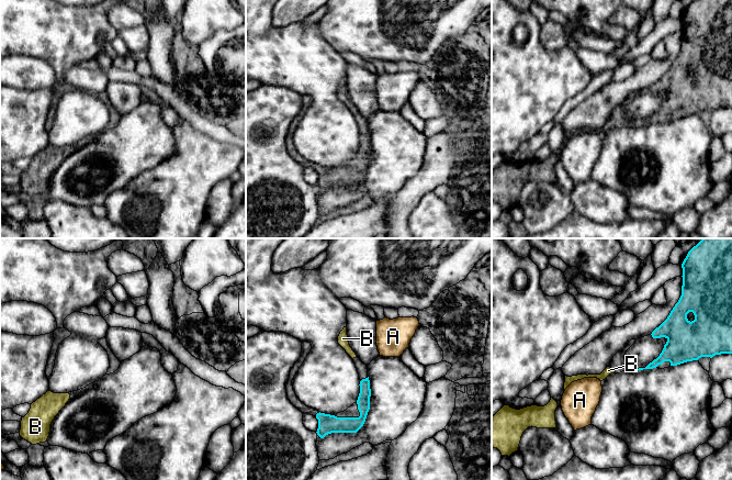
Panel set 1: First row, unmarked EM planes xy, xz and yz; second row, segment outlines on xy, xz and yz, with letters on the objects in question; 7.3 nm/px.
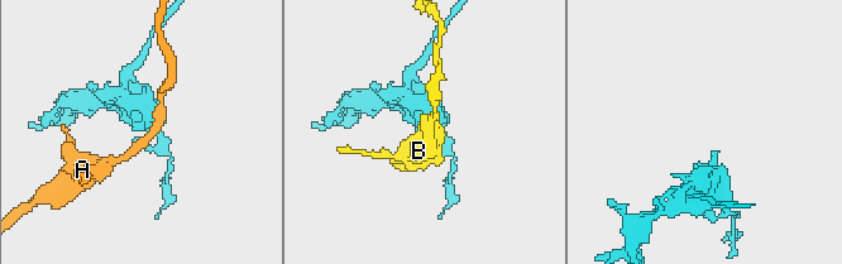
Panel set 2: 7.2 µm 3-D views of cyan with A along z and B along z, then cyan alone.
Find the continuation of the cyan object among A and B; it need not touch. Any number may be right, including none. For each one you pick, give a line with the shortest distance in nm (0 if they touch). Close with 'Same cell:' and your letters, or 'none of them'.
B: Distance 170 nm
Same cell: B

